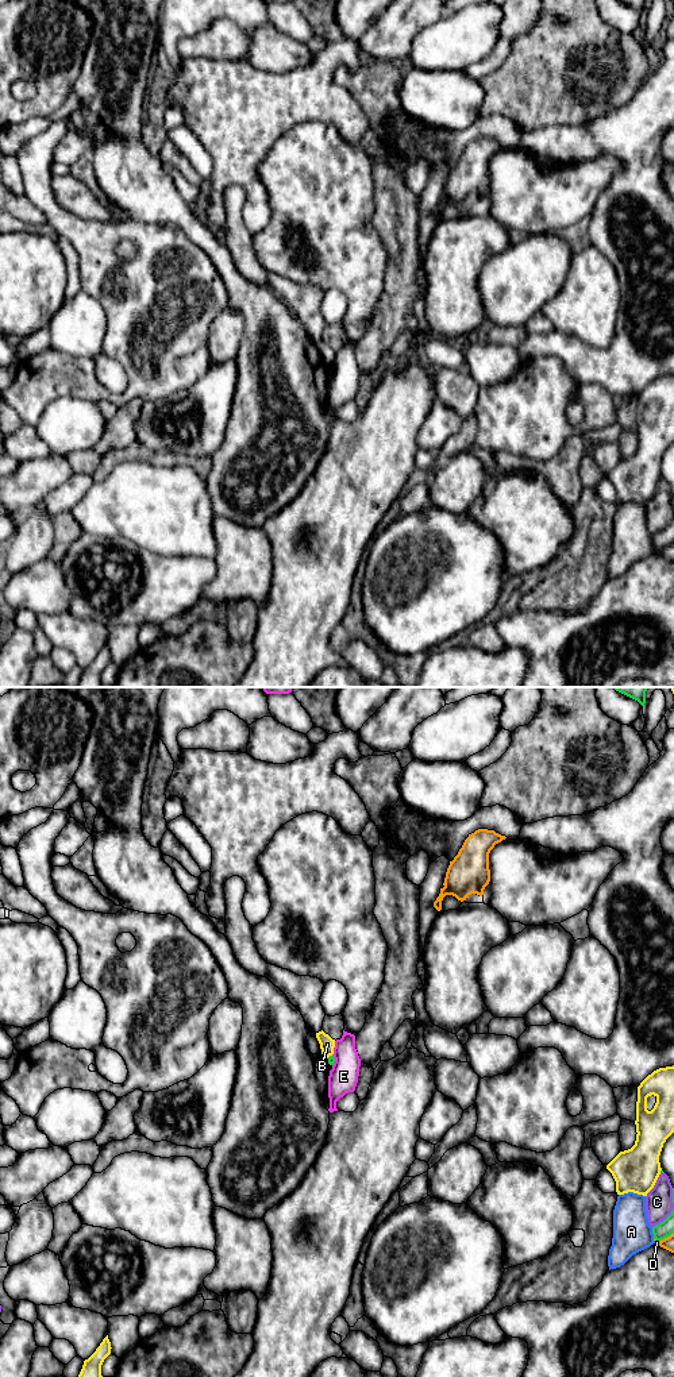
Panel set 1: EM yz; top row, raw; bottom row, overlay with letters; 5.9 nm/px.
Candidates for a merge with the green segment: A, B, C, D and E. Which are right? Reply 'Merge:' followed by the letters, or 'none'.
Merge: none

